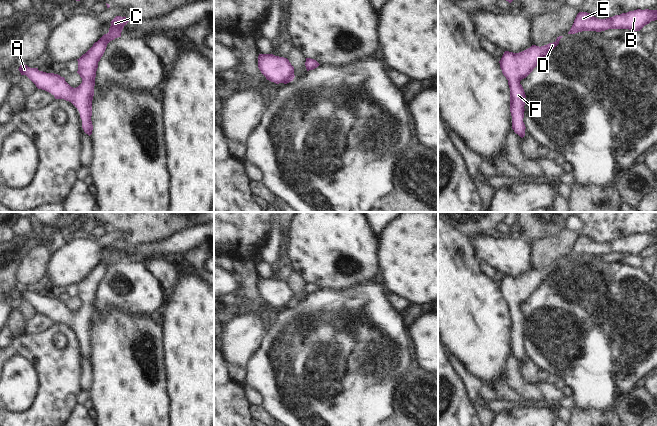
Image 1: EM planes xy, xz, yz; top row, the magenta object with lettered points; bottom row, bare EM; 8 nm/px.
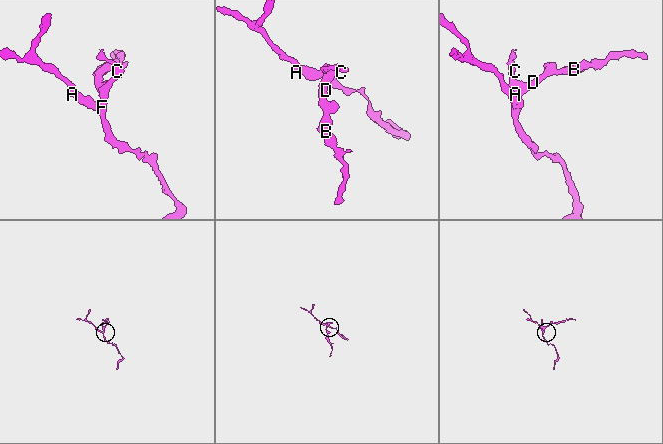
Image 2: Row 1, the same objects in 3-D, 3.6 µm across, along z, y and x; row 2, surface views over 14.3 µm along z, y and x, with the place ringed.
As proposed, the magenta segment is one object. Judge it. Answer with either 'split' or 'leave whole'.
leave whole

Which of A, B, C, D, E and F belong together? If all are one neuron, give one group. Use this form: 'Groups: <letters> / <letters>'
Groups: A B C D E F.

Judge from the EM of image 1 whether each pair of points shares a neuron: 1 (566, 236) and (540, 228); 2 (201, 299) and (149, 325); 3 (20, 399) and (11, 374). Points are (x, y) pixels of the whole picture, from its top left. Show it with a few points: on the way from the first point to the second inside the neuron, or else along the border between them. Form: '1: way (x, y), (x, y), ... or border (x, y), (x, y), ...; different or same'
1: border (564, 227), (556, 234), (538, 239), (535, 242); different
2: border (159, 317), (162, 323), (164, 342); different
3: way (18, 393), (17, 380); same

